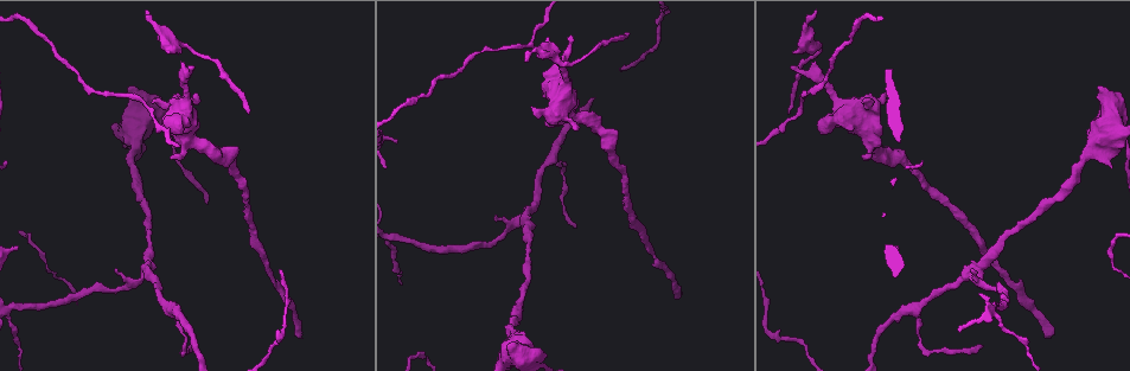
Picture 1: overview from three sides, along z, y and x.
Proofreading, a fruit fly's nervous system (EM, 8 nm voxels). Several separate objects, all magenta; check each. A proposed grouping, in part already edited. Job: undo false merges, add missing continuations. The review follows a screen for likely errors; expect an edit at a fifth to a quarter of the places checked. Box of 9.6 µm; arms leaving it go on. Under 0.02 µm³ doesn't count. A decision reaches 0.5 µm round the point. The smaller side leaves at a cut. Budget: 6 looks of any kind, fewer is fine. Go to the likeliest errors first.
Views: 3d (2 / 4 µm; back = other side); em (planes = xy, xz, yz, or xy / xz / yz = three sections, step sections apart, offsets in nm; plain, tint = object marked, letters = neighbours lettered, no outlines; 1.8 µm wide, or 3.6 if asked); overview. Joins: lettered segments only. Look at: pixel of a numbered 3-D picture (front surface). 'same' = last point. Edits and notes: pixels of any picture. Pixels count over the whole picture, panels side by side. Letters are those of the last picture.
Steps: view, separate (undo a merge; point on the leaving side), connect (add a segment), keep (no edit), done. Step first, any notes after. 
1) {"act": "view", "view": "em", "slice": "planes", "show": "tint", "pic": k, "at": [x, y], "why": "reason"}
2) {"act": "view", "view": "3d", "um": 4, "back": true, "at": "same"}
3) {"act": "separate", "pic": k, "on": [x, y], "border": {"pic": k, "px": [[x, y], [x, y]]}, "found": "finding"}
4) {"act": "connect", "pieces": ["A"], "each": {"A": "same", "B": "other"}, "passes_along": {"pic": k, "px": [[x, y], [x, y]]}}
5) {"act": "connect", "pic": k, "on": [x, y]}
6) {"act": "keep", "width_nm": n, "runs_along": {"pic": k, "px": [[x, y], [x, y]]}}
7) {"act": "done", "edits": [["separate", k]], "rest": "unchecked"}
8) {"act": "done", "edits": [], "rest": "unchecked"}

{"act": "view", "view": "3d", "um": 2, "pic": 1, "at": [146, 270]}

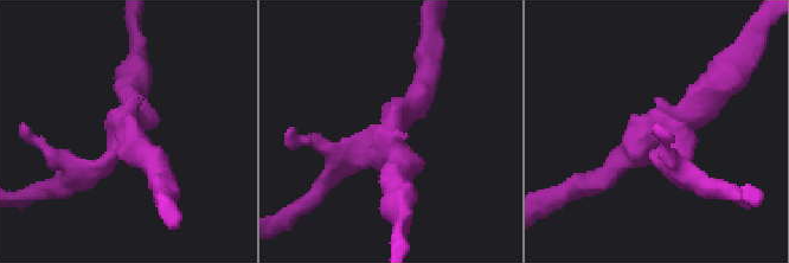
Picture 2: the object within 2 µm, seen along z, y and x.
{"act": "view", "view": "em", "slice": "planes", "show": "tint", "pic": 2, "at": [387, 147], "why": "now the EM"}

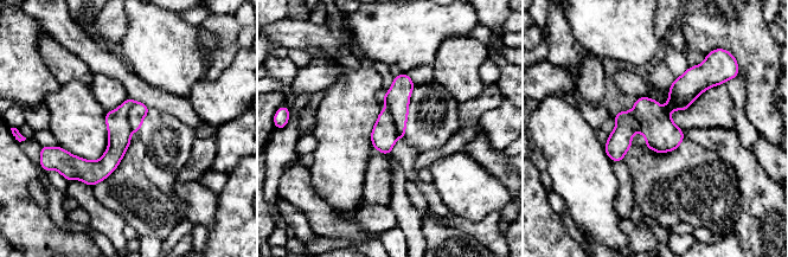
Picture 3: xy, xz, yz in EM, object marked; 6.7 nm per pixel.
{"act": "view", "view": "em", "slice": "planes", "show": "letters", "at": "same", "why": "what lies round it"}

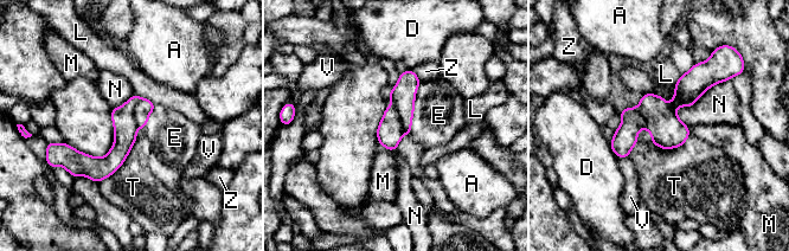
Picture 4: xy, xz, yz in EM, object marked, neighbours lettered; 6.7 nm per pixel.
{"act": "separate", "pic": 4, "on": [124, 126], "width_nm": 200, "each": {"A": "other", "D": "other", "E": "other", "L": "other", "M": "other", "N": "other", "T": "other", "V": "other", "Z": "other"}, "border": {"pic": 4, "px": [[141, 98], [134, 109], [136, 127]]}, "found": "a second neuron is stuck on"}

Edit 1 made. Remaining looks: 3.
{"act": "view", "view": "overview"}

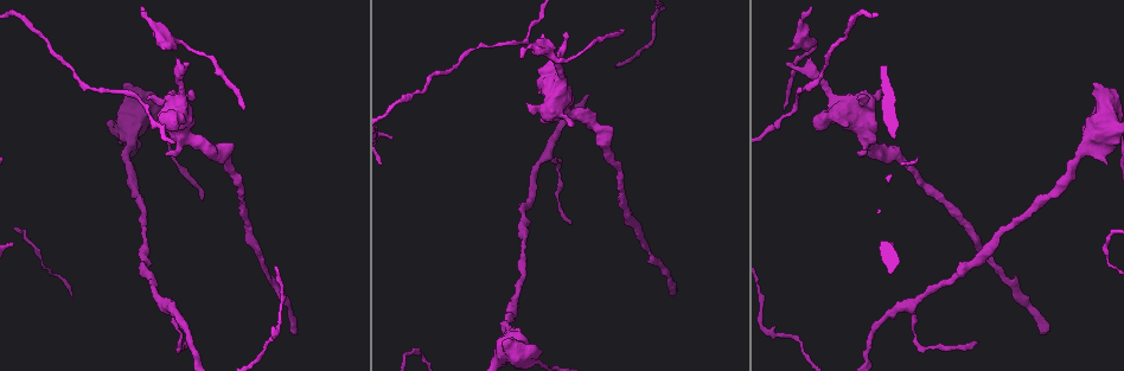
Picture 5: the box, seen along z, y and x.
{"act": "view", "view": "em", "slice": "planes", "show": "letters", "pic": 5, "at": [672, 288], "why": "free end"}

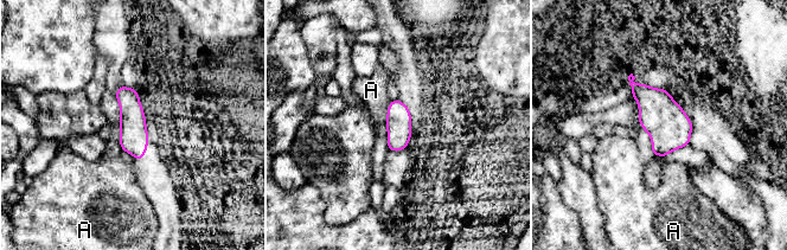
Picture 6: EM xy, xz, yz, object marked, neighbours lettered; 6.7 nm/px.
{"act": "keep", "width_nm": 180, "each": {"A": "other"}, "border": {"pic": 6, "px": [[119, 124], [119, 145], [122, 149]]}, "found": "none of them fits"}

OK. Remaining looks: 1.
{"act": "done", "edits": [["separate", 4]], "rest": "unchecked"}

